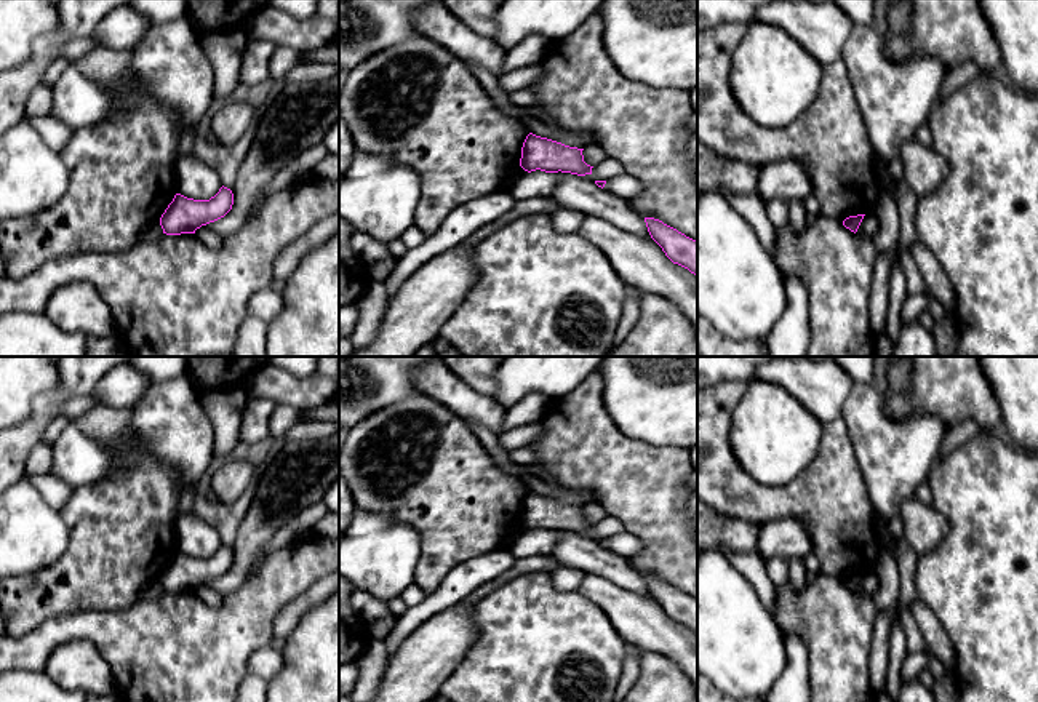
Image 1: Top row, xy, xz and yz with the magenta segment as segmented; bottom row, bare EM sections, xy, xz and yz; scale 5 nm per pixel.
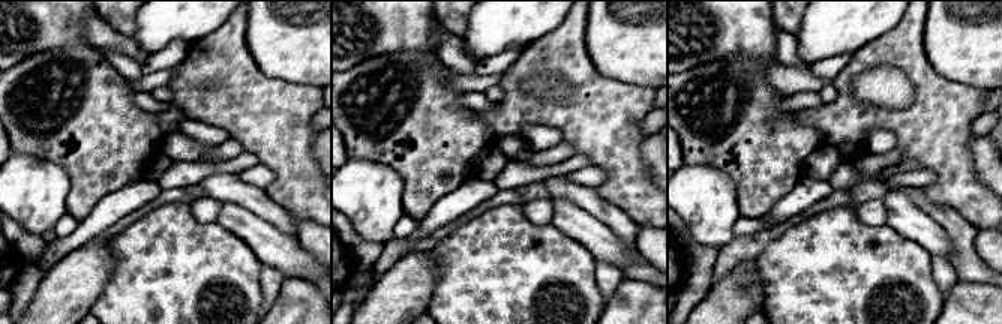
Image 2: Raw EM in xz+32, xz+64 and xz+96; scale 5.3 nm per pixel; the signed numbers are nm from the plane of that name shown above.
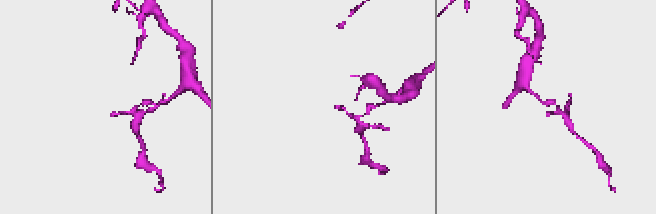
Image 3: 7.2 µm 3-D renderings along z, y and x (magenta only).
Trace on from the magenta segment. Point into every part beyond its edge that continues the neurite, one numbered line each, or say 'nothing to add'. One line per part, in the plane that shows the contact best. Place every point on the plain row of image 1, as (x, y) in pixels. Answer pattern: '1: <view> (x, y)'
nothing to add

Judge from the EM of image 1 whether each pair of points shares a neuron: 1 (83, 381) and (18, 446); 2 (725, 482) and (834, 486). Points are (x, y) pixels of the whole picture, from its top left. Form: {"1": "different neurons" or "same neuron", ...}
{"1": "same neuron", "2": "same neuron"}

